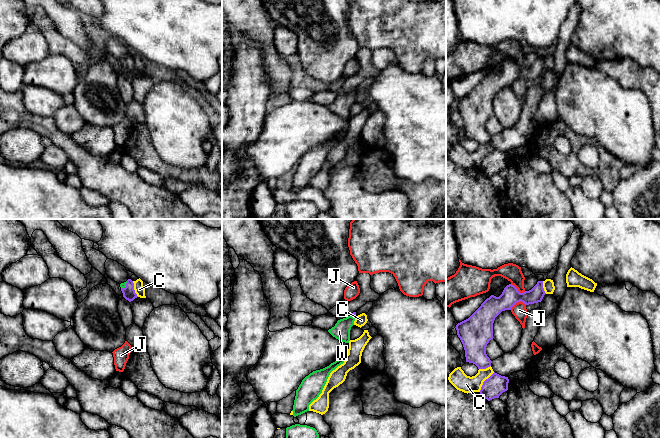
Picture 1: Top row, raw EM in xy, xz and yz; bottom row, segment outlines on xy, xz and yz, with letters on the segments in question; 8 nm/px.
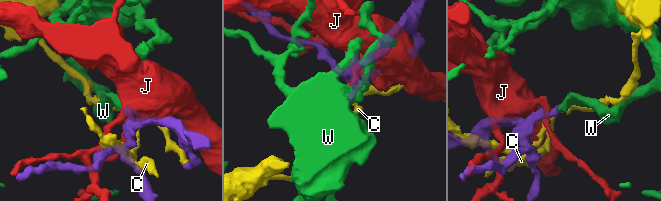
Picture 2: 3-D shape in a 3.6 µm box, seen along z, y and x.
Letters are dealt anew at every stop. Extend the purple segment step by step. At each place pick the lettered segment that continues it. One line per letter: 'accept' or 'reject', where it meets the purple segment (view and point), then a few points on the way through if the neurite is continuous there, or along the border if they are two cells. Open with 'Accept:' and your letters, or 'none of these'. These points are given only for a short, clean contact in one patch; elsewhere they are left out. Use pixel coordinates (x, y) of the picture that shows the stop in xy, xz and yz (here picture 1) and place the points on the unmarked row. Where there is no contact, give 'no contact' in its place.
Accept: W
C: reject; meets purple in yz at (484, 157)
J: reject; meets purple in yz at (518, 77)
W: accept; meets purple in xy at (126, 62); runs through xy (129, 70), (126, 62), (122, 61)

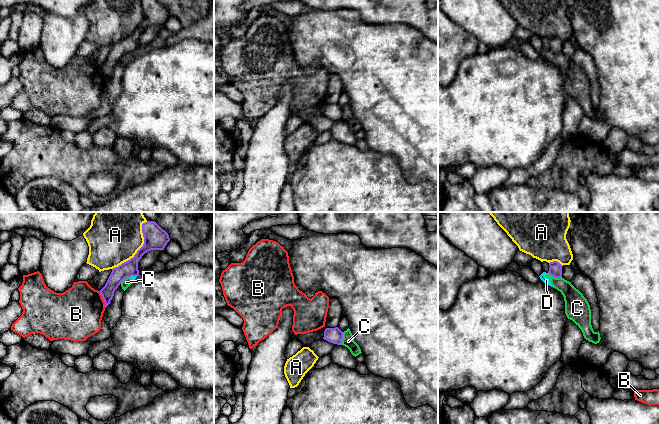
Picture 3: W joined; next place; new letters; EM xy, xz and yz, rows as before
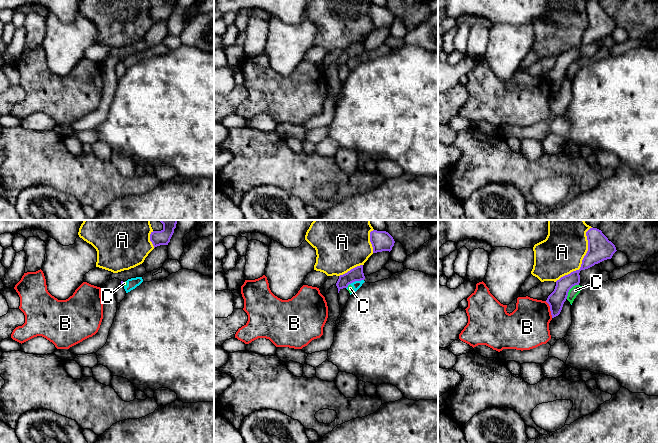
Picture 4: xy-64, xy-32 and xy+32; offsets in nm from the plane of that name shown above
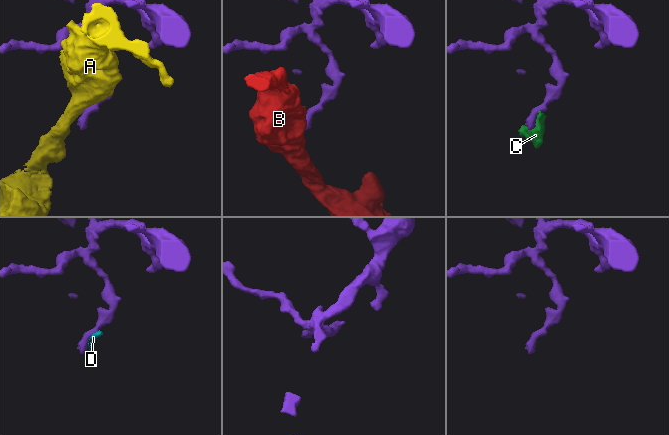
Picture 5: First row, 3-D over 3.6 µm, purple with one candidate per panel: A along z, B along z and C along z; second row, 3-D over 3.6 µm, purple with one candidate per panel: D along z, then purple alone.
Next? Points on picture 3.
Accept: none of these
A: reject; meets purple in xy at (137, 27)
B: reject; meets purple in xy at (103, 75); border along xy (99, 67), (106, 82)
C: reject; meets purple in xz at (342, 114); border along xz (343, 108), (340, 120)
D: reject; meets purple in xy at (133, 51); border along xy (136, 51), (130, 53)

